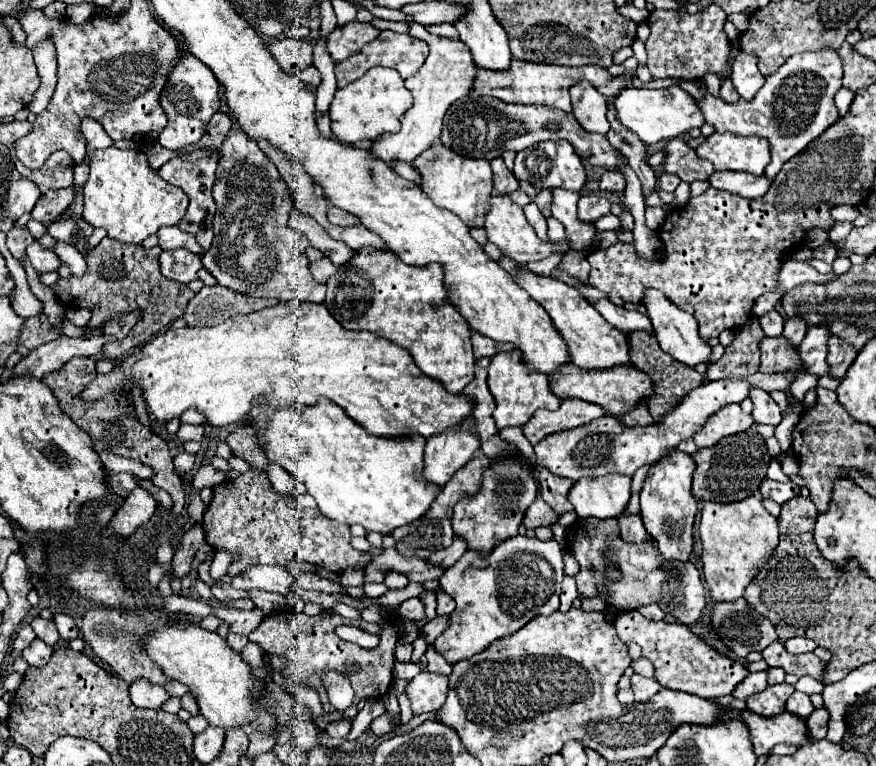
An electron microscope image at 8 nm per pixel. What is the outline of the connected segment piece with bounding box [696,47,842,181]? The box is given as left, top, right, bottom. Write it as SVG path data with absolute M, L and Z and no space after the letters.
M820 49L810 53L792 55L776 73L766 77L764 87L754 95L752 101L724 103L722 97L714 97L704 81L696 81L704 97L698 103L700 111L706 117L716 133L734 133L734 135L762 135L770 141L772 163L766 167L766 177L772 181L782 165L798 155L812 139L824 133L836 119L838 109L834 105L834 93L842 87L842 57L836 49Z

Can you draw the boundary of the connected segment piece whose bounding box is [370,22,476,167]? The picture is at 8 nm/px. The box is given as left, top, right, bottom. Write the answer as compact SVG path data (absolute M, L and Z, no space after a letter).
M416 22L409 23L409 26L410 35L428 43L430 55L424 61L420 73L406 79L406 87L410 89L410 93L414 97L414 105L402 115L402 129L398 133L382 133L372 143L370 153L376 159L382 159L388 167L392 167L398 161L414 165L414 161L420 153L424 153L434 143L440 143L442 119L446 115L446 109L460 97L468 95L468 91L472 87L472 79L474 79L474 67L476 67L470 51L466 49L466 45L460 39L436 37L427 32L423 25Z

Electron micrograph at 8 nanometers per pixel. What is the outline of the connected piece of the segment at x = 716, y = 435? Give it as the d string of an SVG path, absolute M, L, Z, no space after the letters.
M726 405L726 409L720 409L718 413L714 413L714 417L710 417L710 421L706 423L706 429L702 429L702 433L698 433L698 437L694 437L694 443L698 445L698 449L712 447L722 437L750 429L752 423L754 423L754 419L746 413L742 413L740 405Z

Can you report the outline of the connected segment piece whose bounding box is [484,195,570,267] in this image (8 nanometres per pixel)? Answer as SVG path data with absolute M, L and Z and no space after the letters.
M492 195L490 199L492 209L490 213L486 213L486 233L488 233L488 241L492 241L504 255L512 257L518 265L528 265L532 261L542 261L554 253L558 255L566 255L570 251L570 241L562 239L558 243L554 241L542 241L538 239L538 235L534 233L534 229L530 227L530 223L526 221L522 209L518 205L514 205L508 197L500 197L500 195Z

